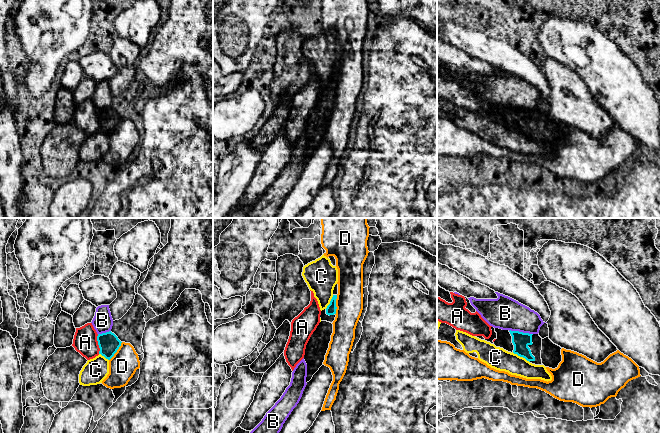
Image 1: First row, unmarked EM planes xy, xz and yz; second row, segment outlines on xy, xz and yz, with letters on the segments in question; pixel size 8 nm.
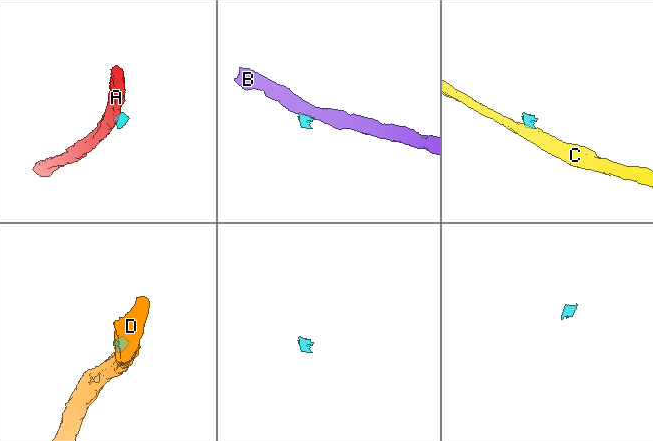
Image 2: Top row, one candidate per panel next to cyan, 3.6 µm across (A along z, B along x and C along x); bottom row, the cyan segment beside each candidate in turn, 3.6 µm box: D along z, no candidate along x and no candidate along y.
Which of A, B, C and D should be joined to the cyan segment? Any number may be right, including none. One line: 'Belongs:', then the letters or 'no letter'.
Belongs: no letter

